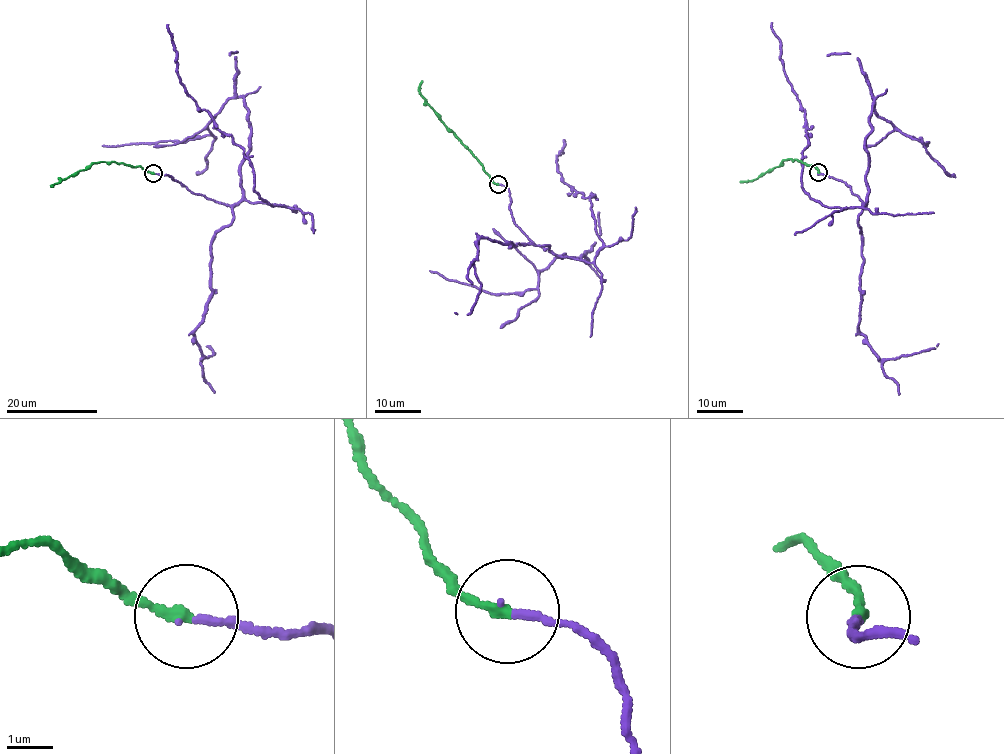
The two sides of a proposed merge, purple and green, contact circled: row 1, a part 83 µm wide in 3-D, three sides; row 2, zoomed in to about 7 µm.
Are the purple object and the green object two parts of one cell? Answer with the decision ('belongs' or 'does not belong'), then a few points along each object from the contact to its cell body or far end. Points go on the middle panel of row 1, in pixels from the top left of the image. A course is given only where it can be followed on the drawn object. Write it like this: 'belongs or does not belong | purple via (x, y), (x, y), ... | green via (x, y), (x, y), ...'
does not belong | purple via (498, 184), (536, 245), (592, 262), (603, 244), (596, 196), (562, 178), (565, 141) | green via (498, 184), (424, 99), (419, 89), (422, 81)

